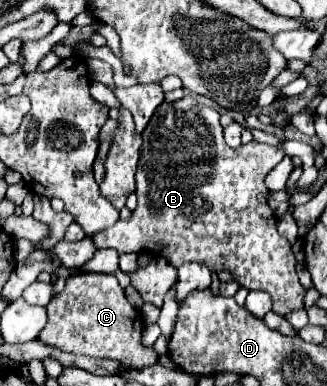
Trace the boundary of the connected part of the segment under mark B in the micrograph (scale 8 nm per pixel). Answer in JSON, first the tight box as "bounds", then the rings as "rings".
{"bounds":[92,96,306,316],"rings":[[[184,96],[178,102],[162,102],[142,132],[144,144],[140,150],[140,162],[136,170],[136,196],[138,208],[128,222],[116,222],[114,226],[92,234],[92,242],[98,250],[114,248],[118,254],[148,252],[152,256],[166,258],[172,266],[180,268],[186,262],[200,262],[212,272],[226,270],[246,290],[264,290],[272,296],[272,310],[286,316],[294,308],[304,308],[306,290],[296,276],[296,258],[292,246],[276,230],[276,216],[266,202],[268,188],[264,186],[266,174],[286,156],[280,146],[268,146],[262,142],[248,142],[242,148],[230,148],[224,142],[218,112],[210,106],[198,104],[192,96]]]}

